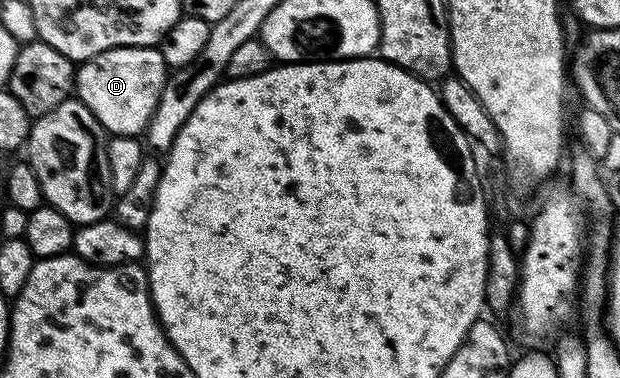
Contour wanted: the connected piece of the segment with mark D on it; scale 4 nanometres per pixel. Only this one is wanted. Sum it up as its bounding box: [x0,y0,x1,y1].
[78,47,173,138]

